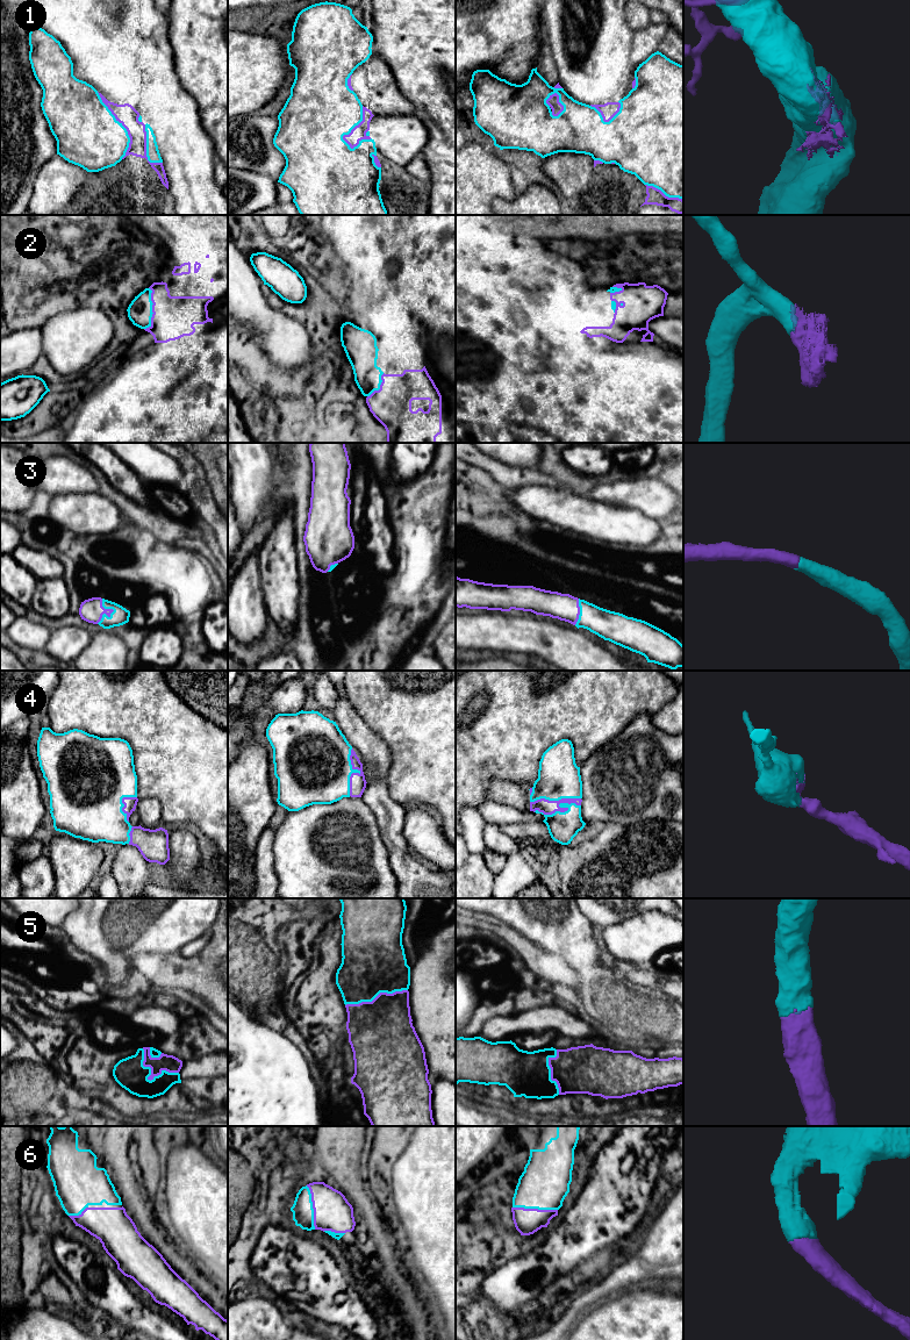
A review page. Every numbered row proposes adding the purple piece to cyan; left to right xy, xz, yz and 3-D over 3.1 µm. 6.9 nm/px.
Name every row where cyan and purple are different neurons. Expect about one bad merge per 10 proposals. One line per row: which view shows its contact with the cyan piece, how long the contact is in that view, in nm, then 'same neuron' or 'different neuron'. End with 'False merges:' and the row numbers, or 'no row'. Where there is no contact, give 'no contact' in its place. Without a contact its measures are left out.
1: xy | 500 nm | different neuron
2: xy | 300 nm | same neuron
3: xy | 180 nm | same neuron
4: yz | 340 nm | same neuron
5: xy | 300 nm | same neuron
6: yz | 320 nm | same neuron
False merges: 1

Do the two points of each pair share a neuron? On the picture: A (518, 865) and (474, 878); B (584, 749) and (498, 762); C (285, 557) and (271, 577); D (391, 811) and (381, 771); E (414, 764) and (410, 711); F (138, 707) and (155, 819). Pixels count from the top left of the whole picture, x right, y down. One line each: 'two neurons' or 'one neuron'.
A: two neurons
B: one neuron
C: one neuron
D: one neuron
E: one neuron
F: two neurons

